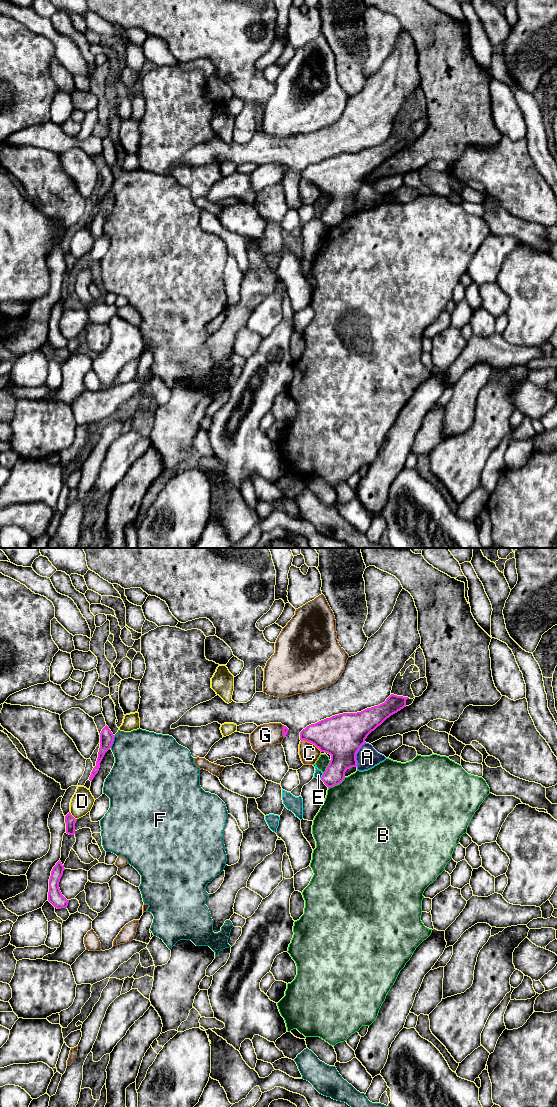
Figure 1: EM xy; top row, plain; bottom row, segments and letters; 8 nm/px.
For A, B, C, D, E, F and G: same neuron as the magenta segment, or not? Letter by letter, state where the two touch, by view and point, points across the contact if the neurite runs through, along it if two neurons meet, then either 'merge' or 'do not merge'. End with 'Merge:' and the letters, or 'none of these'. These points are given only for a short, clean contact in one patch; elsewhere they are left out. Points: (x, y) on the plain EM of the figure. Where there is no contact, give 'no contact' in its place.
A: meets magenta in xy at (356, 193); do not merge
B: meets magenta in xy at (336, 224); do not merge
C: meets magenta in xy at (311, 182); border along xy (301, 180), (313, 183), (321, 191); do not merge
D: meets magenta in xy at (72, 256); do not merge
E: meets magenta in xy at (322, 216); border along xy (323, 213), (320, 218); do not merge
F: meets magenta in xy at (112, 181); border along xy (115, 175), (110, 187); do not merge
G: meets magenta in xy at (283, 171); border along xy (283, 165), (284, 177); do not merge
Merge: none of these

